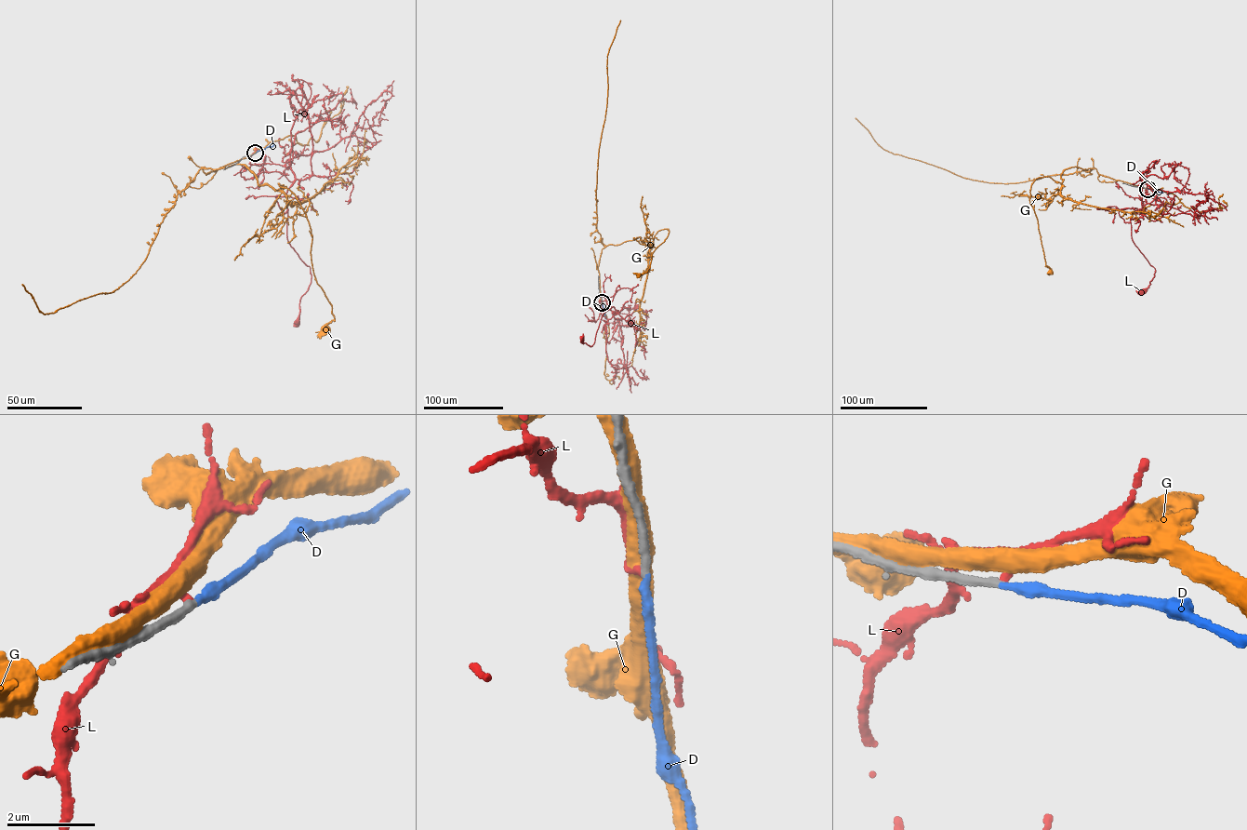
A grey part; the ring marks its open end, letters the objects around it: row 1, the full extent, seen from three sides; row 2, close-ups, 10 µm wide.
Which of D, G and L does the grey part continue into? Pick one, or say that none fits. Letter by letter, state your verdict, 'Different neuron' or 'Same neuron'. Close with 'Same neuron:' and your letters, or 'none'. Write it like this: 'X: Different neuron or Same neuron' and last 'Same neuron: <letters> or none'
D: Same neuron
G: Different neuron
L: Different neuron
Same neuron: D

